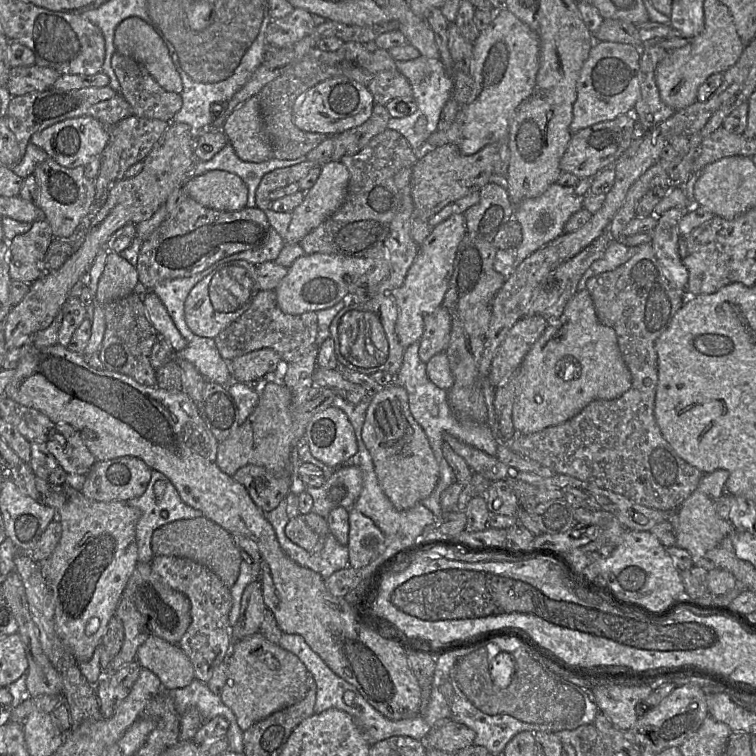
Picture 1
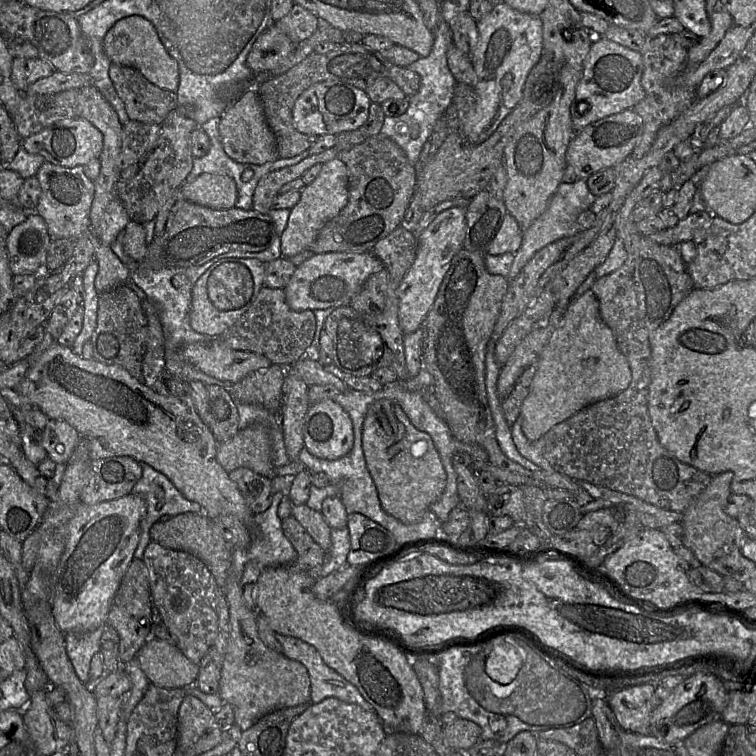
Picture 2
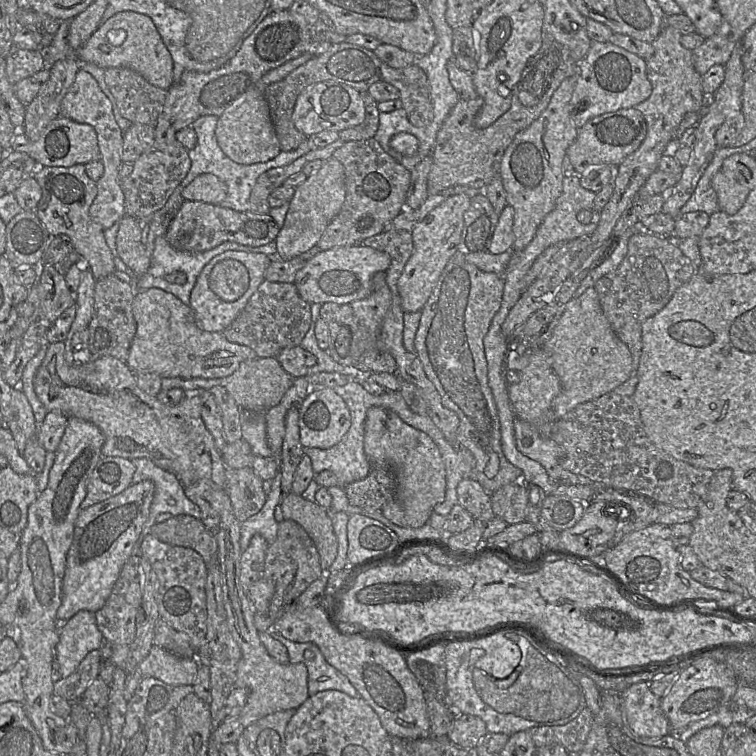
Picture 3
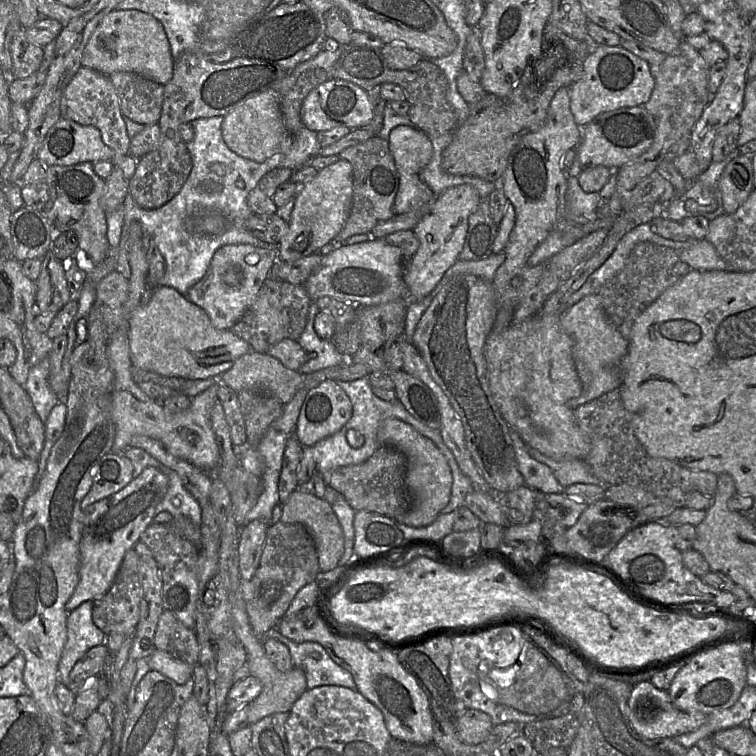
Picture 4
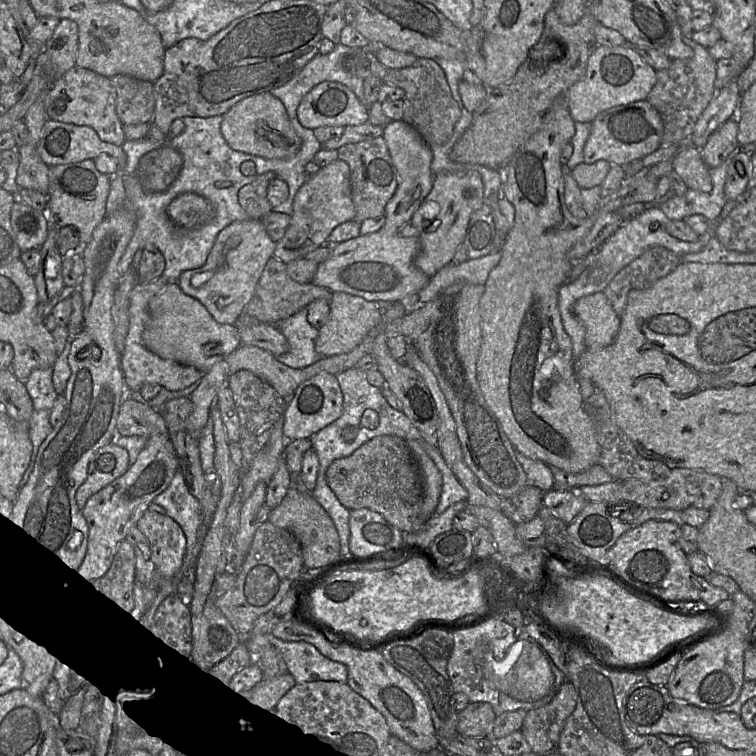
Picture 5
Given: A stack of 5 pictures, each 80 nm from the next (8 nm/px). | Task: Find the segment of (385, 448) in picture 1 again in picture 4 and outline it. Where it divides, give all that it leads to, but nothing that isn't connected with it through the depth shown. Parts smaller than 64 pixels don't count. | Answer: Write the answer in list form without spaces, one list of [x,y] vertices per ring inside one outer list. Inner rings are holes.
[[[387,418],[380,423],[377,439],[379,447],[394,447],[405,455],[407,461],[405,484],[411,496],[411,505],[401,518],[396,519],[396,523],[410,527],[425,527],[431,524],[450,500],[453,479],[445,456],[432,440],[397,418]]]

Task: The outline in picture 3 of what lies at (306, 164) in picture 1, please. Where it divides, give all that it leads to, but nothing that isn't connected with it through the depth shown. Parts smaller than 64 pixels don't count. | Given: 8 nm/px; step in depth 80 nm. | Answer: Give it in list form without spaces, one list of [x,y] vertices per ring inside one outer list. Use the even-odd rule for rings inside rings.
[[[339,139],[324,148],[309,151],[286,166],[272,168],[261,174],[250,195],[250,211],[259,214],[269,213],[271,207],[268,199],[275,189],[282,186],[287,178],[302,171],[308,162],[317,159],[328,160],[332,158],[334,152],[344,144],[345,142]]]

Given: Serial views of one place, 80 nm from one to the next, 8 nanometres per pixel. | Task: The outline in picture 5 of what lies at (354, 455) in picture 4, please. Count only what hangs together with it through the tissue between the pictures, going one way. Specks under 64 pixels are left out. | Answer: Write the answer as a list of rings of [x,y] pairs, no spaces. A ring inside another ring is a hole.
[[[343,416],[339,417],[310,438],[319,459],[319,471],[324,471],[324,479],[326,470],[335,460],[350,456],[363,445],[358,443],[344,444],[344,442],[347,443],[346,440],[341,441],[340,433],[343,433],[348,426],[346,423],[344,424],[343,420]]]

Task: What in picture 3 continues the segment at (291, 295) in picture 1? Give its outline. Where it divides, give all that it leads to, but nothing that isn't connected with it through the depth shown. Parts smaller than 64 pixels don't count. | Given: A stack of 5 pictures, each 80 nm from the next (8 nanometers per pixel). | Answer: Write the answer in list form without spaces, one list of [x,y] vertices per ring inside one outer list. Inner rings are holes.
[[[368,246],[335,247],[307,260],[305,266],[296,273],[294,284],[300,297],[309,304],[351,304],[370,295],[373,275],[387,271],[390,263],[391,258],[387,253]]]

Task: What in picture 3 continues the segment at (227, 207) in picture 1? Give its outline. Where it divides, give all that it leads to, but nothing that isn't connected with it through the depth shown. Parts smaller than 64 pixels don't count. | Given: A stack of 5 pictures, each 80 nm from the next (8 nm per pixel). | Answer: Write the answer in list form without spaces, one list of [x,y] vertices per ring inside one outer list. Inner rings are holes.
[[[204,173],[197,176],[182,190],[184,200],[219,205],[227,195],[227,185],[217,176]]]

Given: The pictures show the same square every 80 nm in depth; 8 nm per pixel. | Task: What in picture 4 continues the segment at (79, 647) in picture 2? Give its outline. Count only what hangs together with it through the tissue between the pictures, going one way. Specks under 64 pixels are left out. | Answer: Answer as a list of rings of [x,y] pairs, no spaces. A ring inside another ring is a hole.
[[[85,601],[76,609],[68,613],[67,617],[67,639],[58,664],[58,677],[63,684],[67,684],[70,671],[74,665],[92,647],[106,644],[107,635],[99,629],[92,618],[93,601]]]

